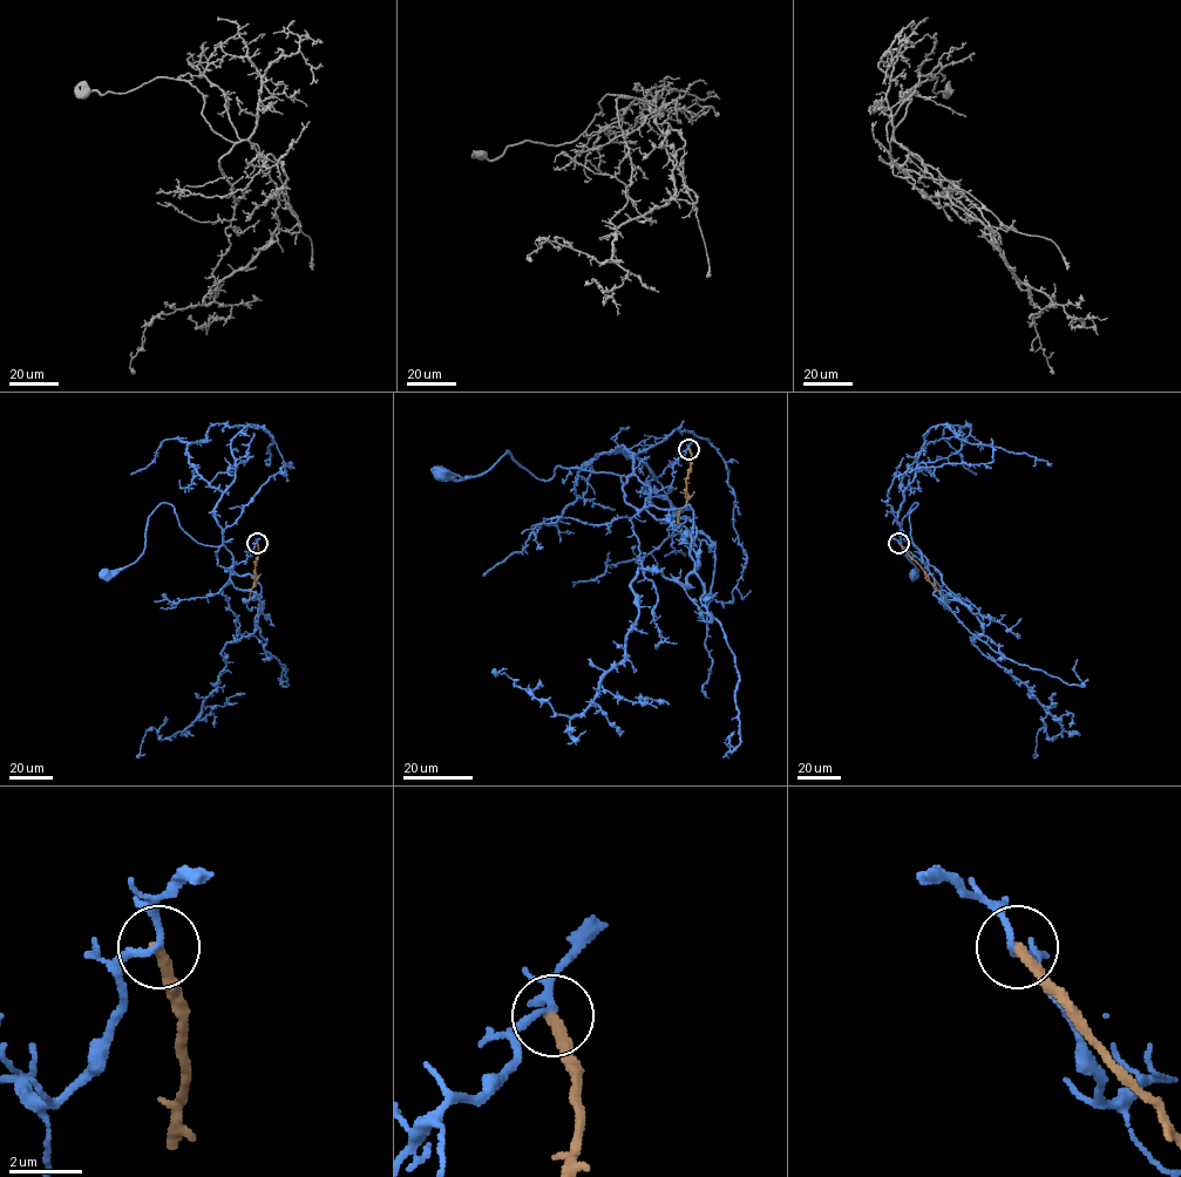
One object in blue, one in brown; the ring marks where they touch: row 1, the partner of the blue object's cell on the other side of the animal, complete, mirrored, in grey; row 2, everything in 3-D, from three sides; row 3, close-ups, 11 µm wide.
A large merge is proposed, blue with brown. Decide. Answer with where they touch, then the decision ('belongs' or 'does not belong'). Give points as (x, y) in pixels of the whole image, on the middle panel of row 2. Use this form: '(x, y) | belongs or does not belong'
(689, 449) | does not belong

